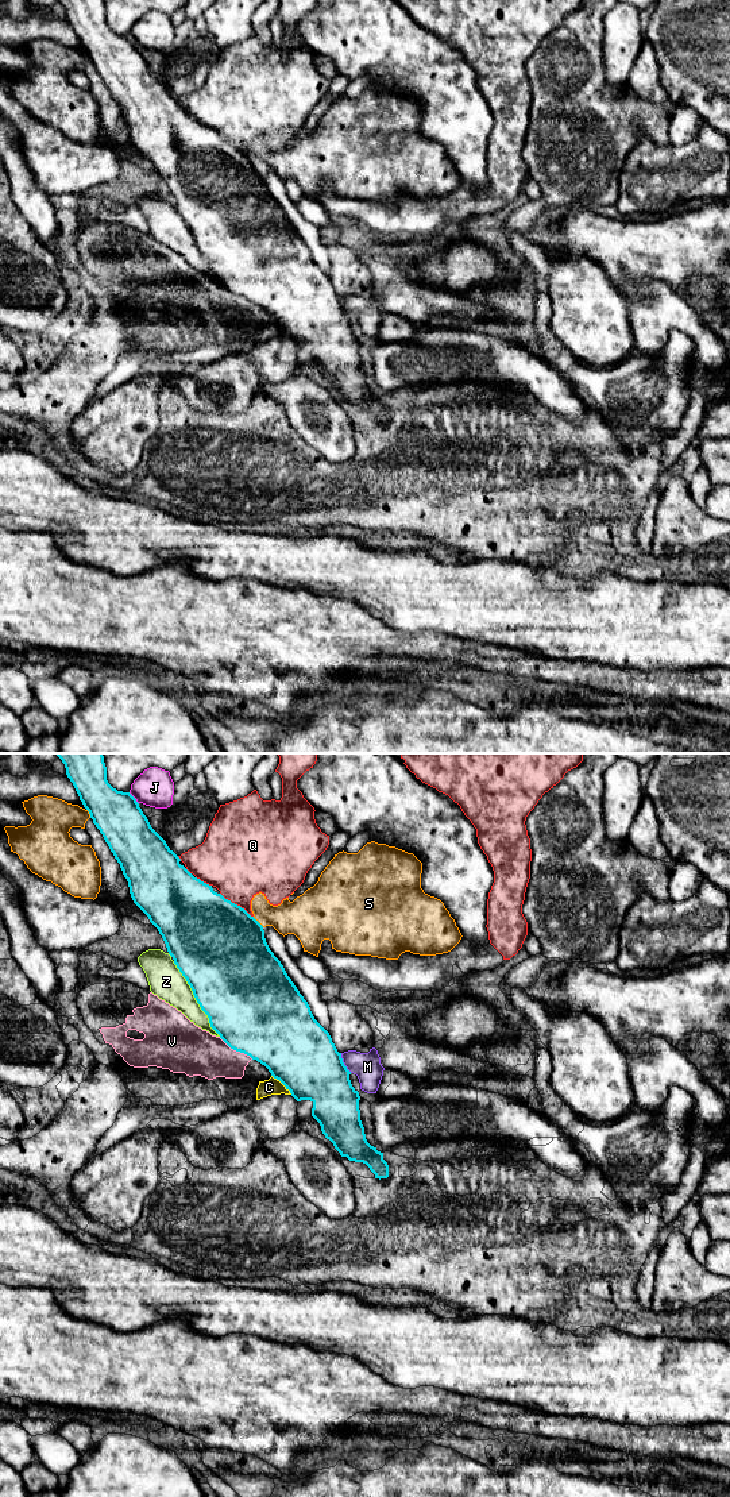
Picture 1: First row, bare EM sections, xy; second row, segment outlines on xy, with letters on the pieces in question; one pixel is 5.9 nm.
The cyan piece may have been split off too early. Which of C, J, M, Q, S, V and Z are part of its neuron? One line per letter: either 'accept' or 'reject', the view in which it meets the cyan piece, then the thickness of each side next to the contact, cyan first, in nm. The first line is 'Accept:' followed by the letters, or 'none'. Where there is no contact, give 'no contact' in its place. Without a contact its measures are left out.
Accept: none
C: reject | xy | 420/100 nm
J: reject | xy | 280/220 nm
M: reject | xy | 400/170 nm
Q: reject | xy | 500/420 nm
S: reject | xy | 500/200 nm
V: reject | xy | 500/280 nm
Z: reject | xy | 500/200 nm

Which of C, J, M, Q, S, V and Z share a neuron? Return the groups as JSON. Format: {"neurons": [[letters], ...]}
{"neurons": [["C", "M", "V"], ["J"], ["Q"], ["S"], ["Z"]]}

